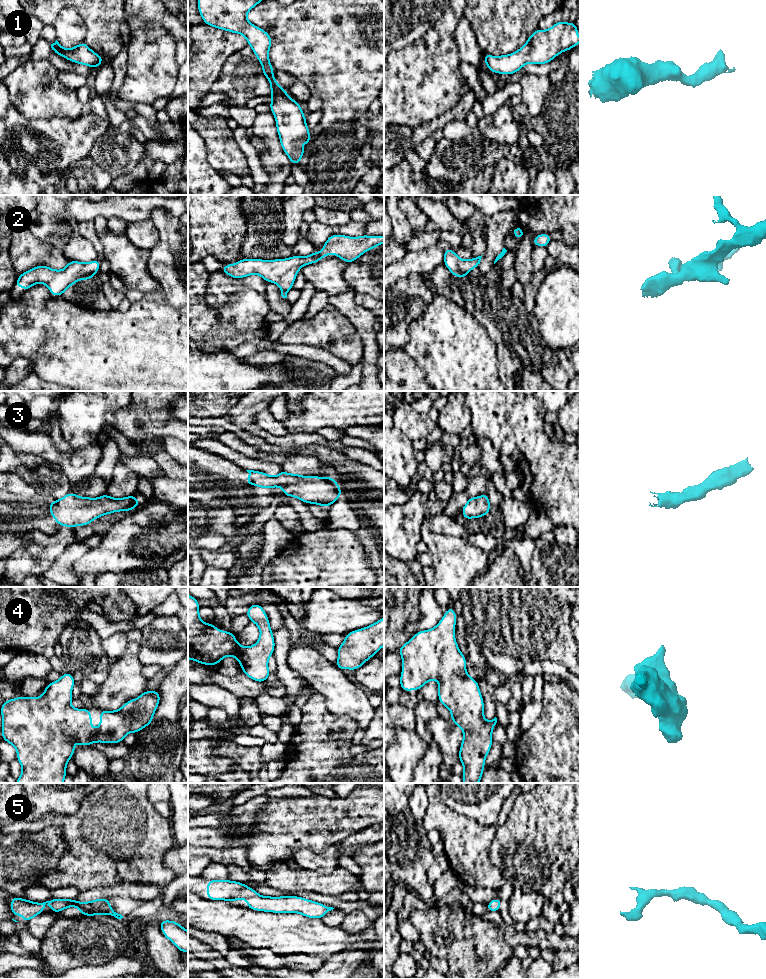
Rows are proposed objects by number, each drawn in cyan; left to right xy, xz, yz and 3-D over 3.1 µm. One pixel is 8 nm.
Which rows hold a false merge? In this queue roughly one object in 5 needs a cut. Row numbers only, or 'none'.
none

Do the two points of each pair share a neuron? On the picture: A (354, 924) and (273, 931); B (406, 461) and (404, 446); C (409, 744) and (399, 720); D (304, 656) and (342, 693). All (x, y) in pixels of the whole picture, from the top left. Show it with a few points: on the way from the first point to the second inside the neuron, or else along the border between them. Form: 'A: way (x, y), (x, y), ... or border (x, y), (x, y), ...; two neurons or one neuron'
A: border (338, 925), (349, 932), (358, 933); two neurons
B: way (404, 457), (404, 450); one neuron
C: border (396, 728), (414, 730); two neurons
D: way (313, 666), (332, 684); one neuron

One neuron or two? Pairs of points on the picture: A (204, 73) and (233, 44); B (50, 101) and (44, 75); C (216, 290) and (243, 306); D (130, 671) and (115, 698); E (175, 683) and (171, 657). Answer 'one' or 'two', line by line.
A: one
B: one
C: two
D: one
E: two

